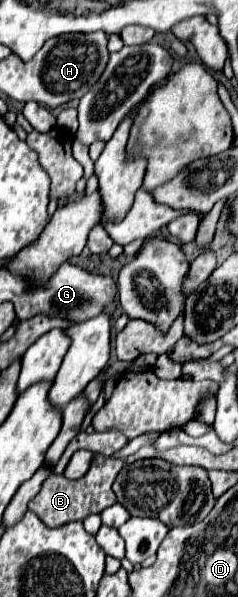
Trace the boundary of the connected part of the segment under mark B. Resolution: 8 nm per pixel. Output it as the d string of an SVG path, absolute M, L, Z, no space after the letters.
M95 455L95 461L91 463L91 469L87 471L87 475L77 481L69 481L69 479L65 479L65 475L51 473L51 479L47 479L47 483L43 485L39 495L35 495L35 499L29 501L29 509L35 511L35 515L51 529L61 527L71 521L83 521L91 513L101 513L103 509L111 507L117 501L111 485L123 466L124 462L121 459Z

